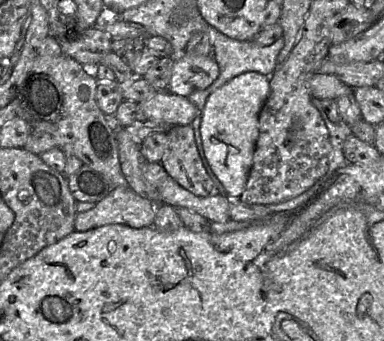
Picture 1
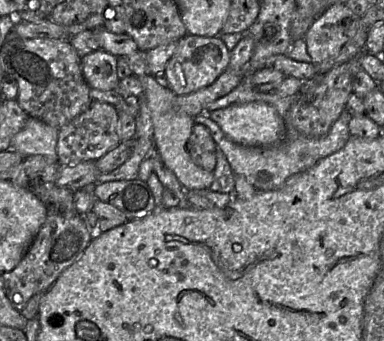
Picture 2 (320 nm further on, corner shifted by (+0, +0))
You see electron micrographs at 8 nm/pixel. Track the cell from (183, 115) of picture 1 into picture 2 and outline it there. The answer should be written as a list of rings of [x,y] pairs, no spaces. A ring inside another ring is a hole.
[[[101,49],[93,51],[81,58],[81,71],[90,88],[118,91],[116,56]]]

